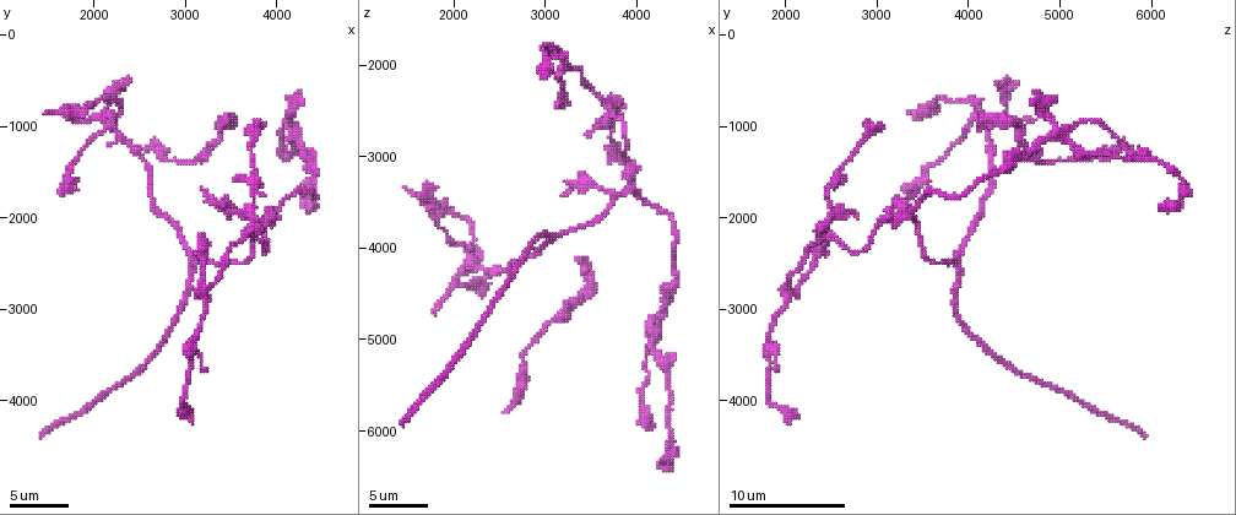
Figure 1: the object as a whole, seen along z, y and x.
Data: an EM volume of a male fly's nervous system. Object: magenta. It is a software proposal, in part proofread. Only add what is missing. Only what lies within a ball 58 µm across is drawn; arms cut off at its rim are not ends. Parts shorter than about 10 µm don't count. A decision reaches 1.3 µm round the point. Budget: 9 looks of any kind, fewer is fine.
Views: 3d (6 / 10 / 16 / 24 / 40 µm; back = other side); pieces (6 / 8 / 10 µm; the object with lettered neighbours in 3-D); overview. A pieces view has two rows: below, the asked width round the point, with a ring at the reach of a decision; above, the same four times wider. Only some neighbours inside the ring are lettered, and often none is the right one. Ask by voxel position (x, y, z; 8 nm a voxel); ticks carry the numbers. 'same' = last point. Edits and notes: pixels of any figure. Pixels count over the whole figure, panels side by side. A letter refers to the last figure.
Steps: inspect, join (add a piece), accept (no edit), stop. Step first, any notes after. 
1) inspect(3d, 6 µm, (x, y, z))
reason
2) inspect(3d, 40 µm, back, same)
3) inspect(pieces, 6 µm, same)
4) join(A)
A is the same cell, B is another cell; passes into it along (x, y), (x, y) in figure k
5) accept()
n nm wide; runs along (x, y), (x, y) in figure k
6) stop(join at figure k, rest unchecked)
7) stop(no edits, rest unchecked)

inspect(pieces, 10 µm, (3250, 3650, 1850))
an open end

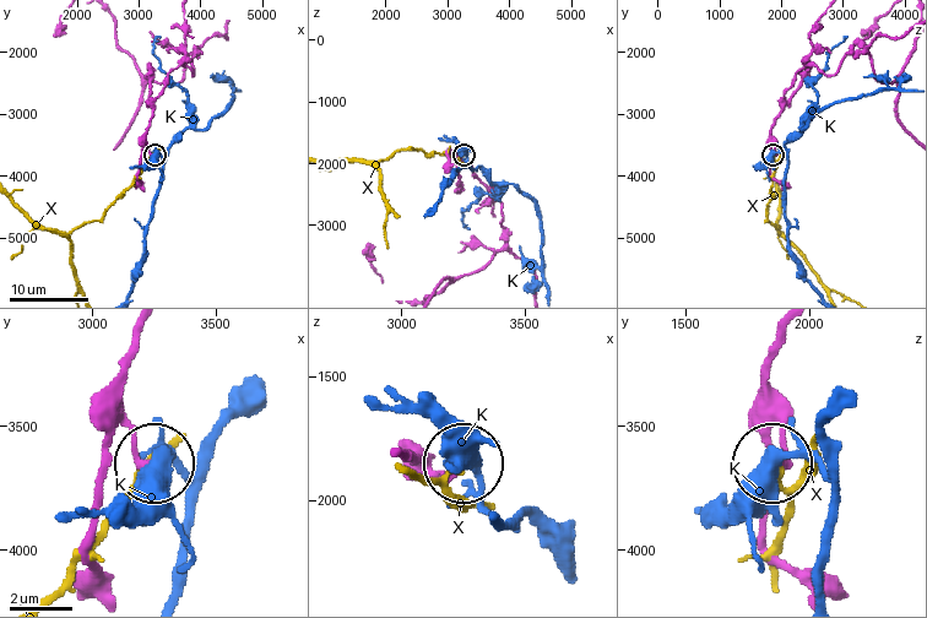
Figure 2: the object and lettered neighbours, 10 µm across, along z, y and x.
accept()
210 nm wide; K and X are other cells; runs along (829, 75), (808, 65), (798, 71), (770, 133), (773, 155) in figure 2; no lettered piece goes on from it

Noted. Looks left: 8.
inspect(pieces, 10 µm, (3350, 1000, 4150))
an open end

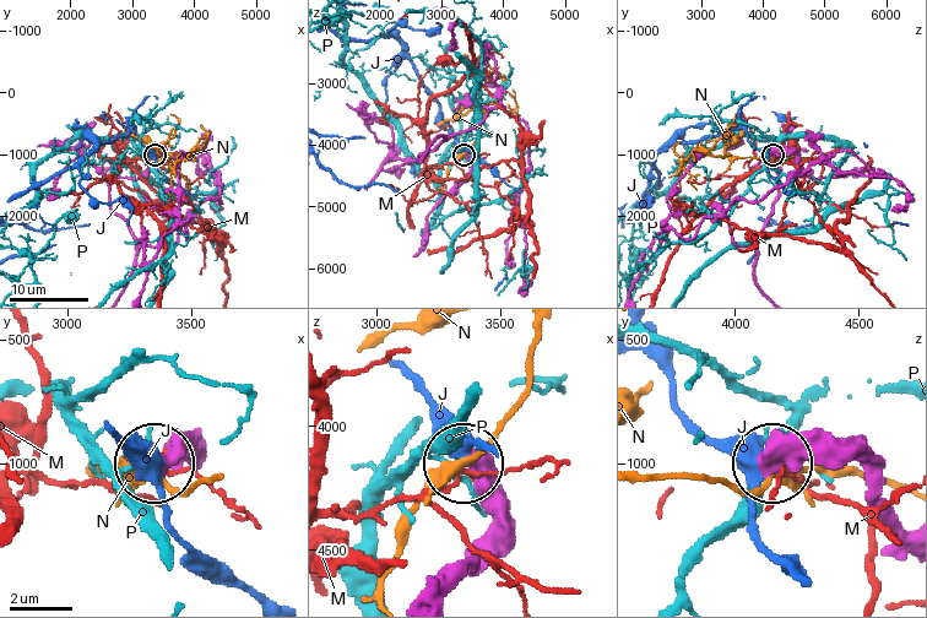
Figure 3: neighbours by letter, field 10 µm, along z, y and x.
accept()
410 nm wide; J, M, N and P are other cells; no lettered piece goes on from it

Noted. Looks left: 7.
inspect(pieces, 8 µm, (3200, 1700, 3400))

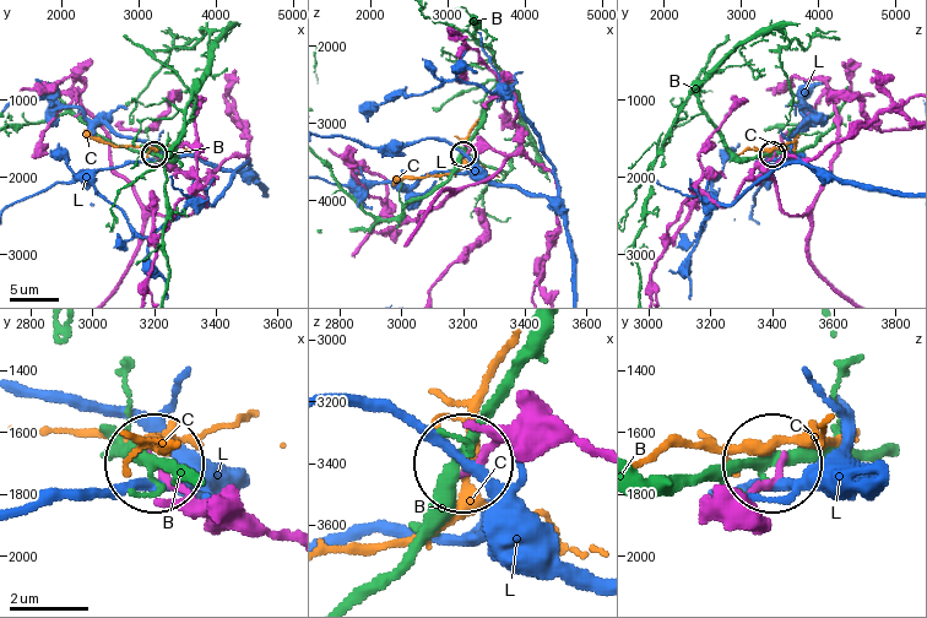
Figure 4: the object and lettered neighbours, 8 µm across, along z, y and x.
accept()
140 nm wide; B, C and L are other cells; runs along (522, 156), (476, 148), (465, 156) in figure 4; no lettered piece goes on from it

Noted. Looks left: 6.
inspect(pieces, 10 µm, (3450, 2000, 2750))
free end

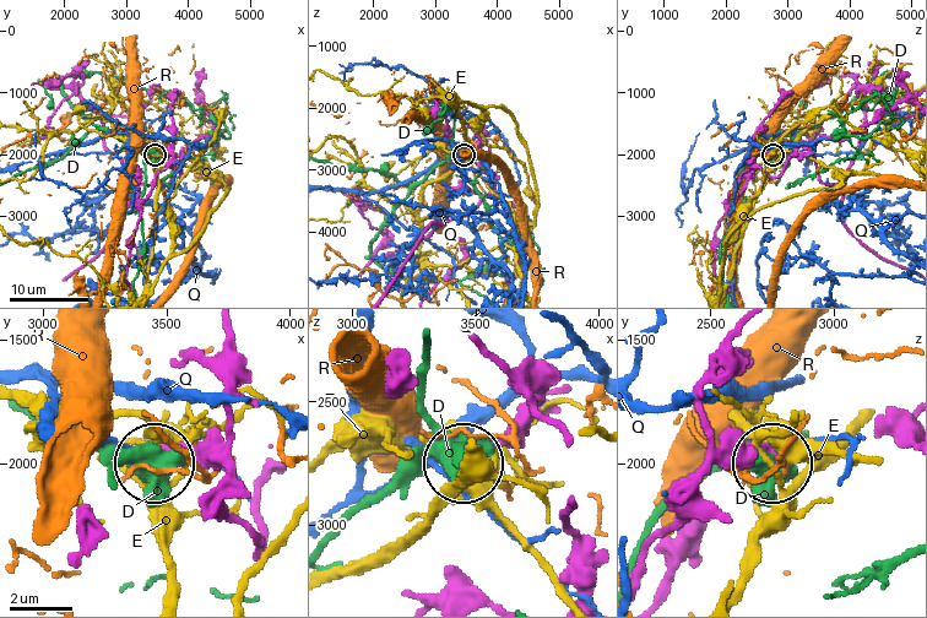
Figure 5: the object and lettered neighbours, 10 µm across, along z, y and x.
accept()
230 nm wide; D, E, Q and R are other cells; no lettered piece goes on from it

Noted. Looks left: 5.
stop(no edits, rest unchecked)

